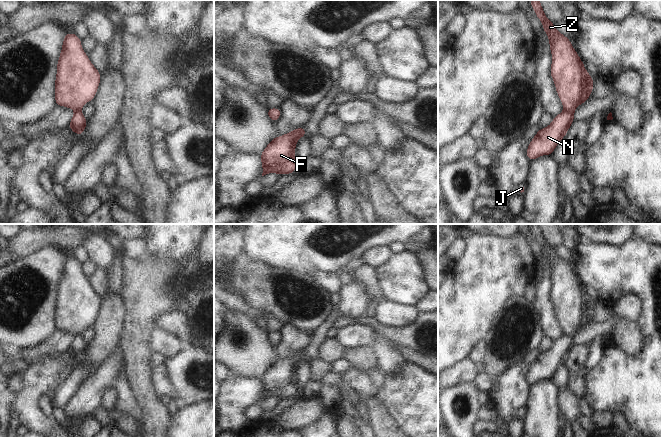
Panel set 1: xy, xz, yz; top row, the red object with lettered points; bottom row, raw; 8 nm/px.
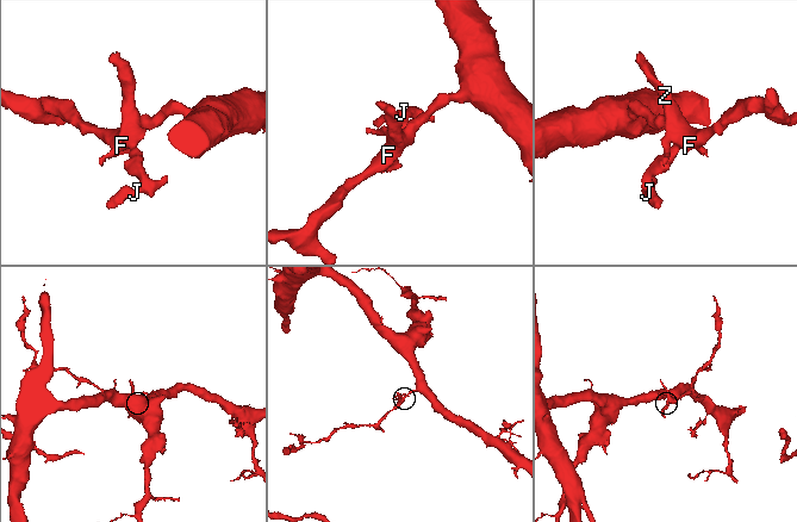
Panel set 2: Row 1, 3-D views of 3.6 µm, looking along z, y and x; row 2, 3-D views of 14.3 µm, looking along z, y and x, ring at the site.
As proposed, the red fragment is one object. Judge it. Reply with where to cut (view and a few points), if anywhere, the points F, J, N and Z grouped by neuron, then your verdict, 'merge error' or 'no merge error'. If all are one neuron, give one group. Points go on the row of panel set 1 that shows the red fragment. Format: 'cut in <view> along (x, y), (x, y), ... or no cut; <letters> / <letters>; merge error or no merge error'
cut in yz along (564, 109), (573, 112); F Z / J N; merge error

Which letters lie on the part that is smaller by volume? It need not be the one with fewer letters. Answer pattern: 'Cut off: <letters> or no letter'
Cut off: J, N

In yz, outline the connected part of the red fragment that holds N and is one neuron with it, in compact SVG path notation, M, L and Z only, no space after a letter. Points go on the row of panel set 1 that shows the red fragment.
M564 110L554 116L552 123L546 128L540 128L532 138L526 156L532 162L542 155L552 156L559 141L564 139L571 124L574 122L574 112Z

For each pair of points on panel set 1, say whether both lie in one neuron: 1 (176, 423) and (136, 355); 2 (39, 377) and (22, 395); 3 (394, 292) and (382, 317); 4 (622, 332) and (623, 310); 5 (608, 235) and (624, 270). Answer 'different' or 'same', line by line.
1: different
2: same
3: different
4: different
5: different

